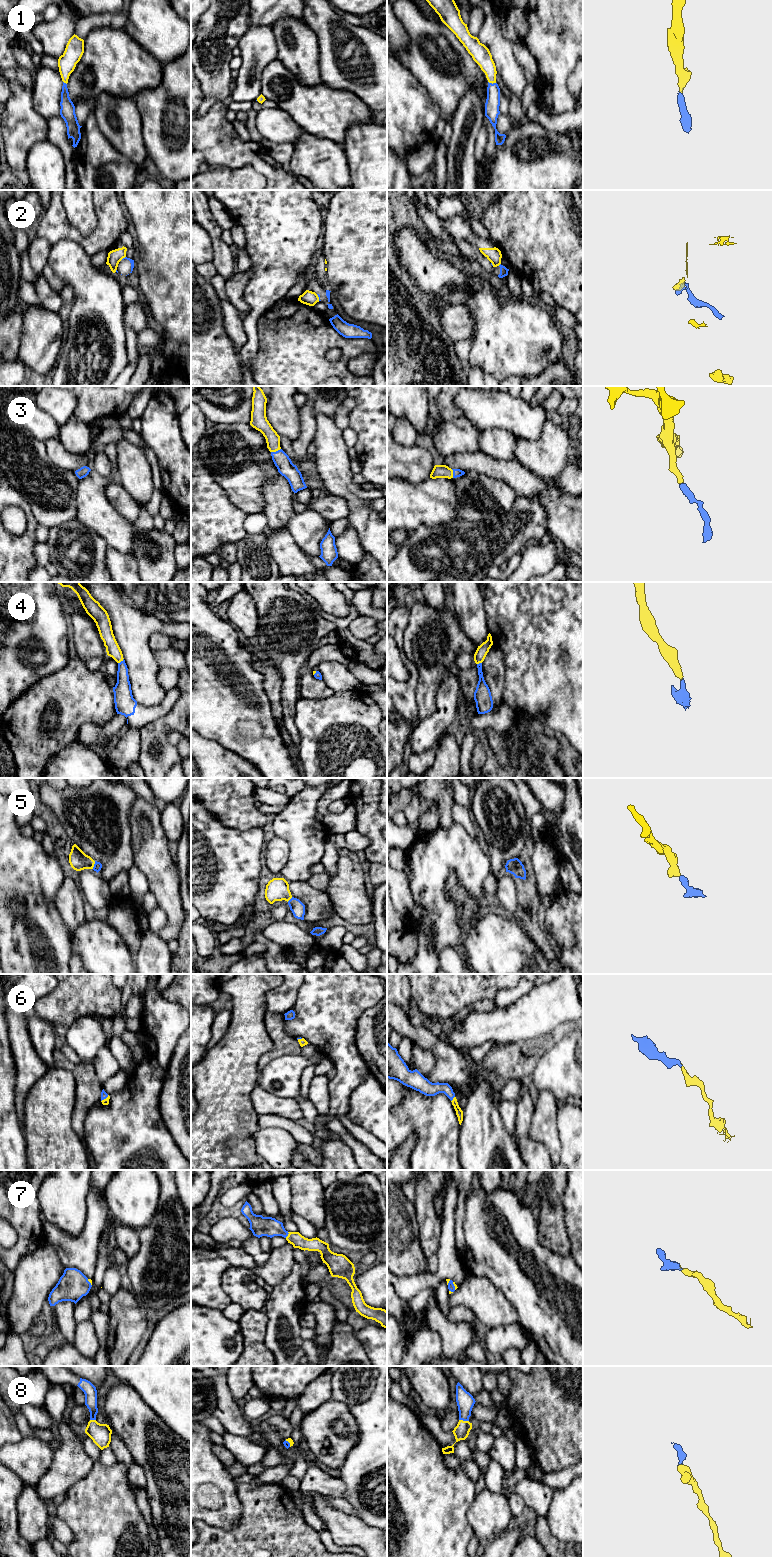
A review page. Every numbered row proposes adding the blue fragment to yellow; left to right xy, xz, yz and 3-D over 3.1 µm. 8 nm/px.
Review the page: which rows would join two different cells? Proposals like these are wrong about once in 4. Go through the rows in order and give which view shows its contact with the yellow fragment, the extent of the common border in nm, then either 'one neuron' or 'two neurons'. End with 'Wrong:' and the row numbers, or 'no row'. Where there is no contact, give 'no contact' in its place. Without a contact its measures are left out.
1: meets yellow in yz; contact 70 nm long; one neuron
2: meets yellow in yz; contact 30 nm long; two neurons
3: meets yellow in xz; contact 90 nm long; one neuron
4: meets yellow in xy; contact 60 nm long; one neuron
5: meets yellow in xy; contact 70 nm long; one neuron
6: meets yellow in yz; contact 50 nm long; one neuron
7: meets yellow in xz; contact 50 nm long; one neuron
8: meets yellow in yz; contact 80 nm long; one neuron
Wrong: 2

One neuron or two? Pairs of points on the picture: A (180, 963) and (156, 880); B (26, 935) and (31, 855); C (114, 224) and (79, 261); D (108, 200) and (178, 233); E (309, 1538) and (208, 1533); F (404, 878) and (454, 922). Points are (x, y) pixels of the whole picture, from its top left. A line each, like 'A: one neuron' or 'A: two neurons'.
A: two neurons
B: one neuron
C: two neurons
D: two neurons
E: one neuron
F: two neurons

